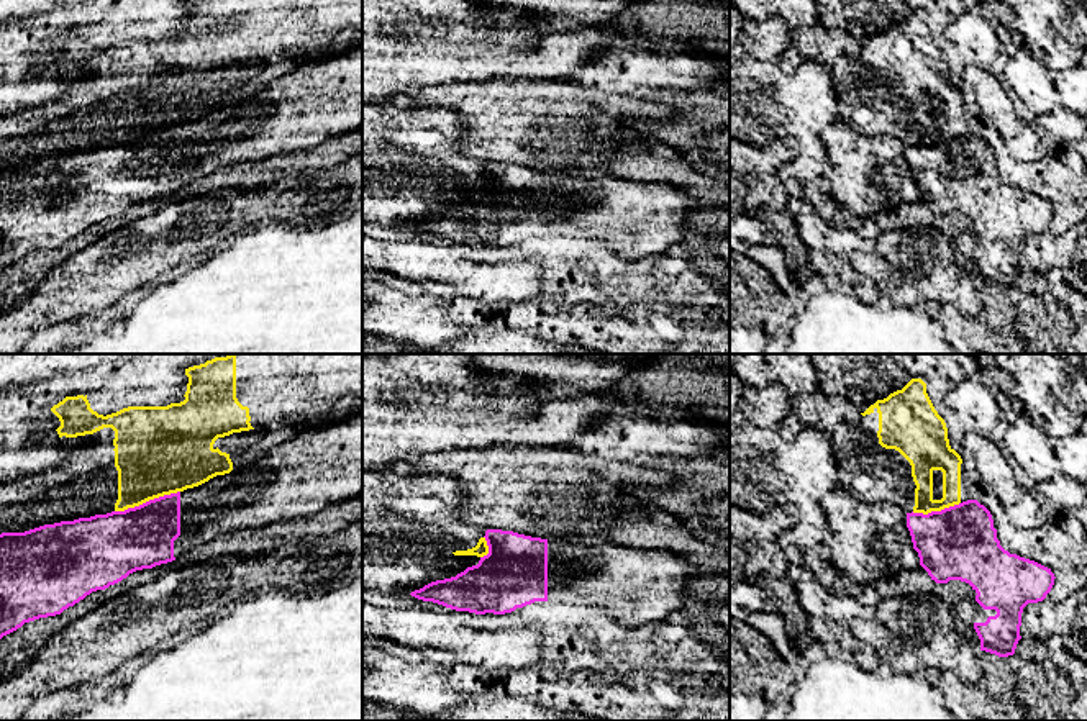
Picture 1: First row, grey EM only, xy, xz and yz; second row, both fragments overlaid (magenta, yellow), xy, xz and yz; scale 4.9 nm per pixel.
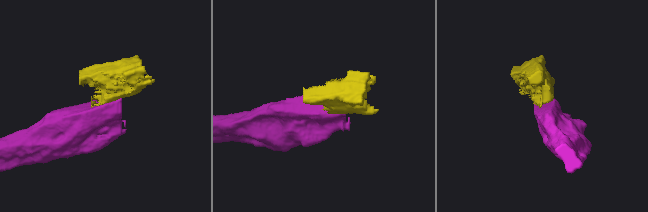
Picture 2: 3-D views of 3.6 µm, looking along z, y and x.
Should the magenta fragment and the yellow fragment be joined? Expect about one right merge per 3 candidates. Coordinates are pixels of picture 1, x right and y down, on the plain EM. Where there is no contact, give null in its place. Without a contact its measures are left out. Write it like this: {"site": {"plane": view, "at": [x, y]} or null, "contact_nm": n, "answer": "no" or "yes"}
{"site": {"plane": "xy", "at": [146, 135]}, "contact_nm": 340, "answer": "no"}

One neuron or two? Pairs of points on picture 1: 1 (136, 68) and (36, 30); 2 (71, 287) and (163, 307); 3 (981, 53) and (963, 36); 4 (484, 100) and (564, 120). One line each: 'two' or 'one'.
1: two
2: two
3: one
4: one

